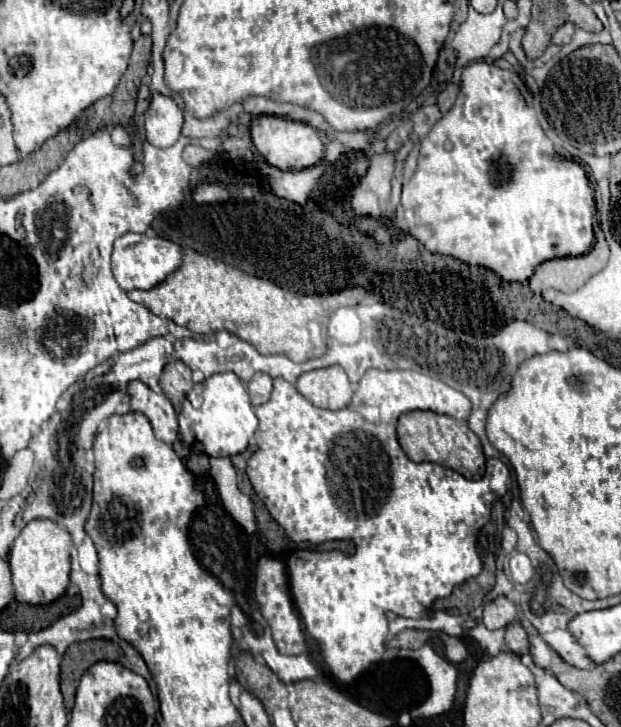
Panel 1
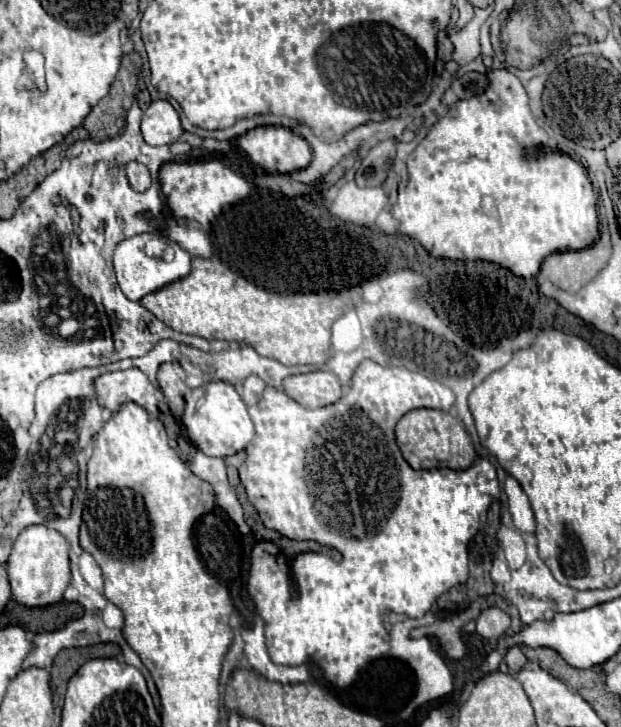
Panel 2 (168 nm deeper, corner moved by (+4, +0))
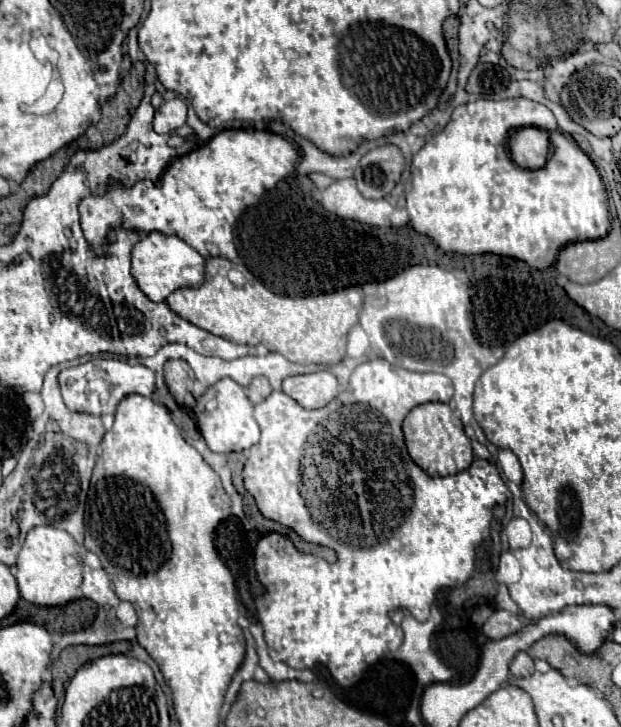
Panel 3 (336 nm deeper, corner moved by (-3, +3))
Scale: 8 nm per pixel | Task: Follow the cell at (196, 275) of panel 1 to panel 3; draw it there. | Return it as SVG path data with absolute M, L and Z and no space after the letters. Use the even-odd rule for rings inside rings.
M209 257L205 263L205 281L201 287L181 287L173 291L165 303L169 309L187 319L189 323L219 335L233 343L245 343L245 345L265 345L269 351L275 351L283 355L285 359L301 365L319 363L319 365L333 365L339 363L345 357L345 341L351 325L357 323L359 315L359 303L355 303L349 297L349 291L341 293L321 293L311 297L287 297L287 295L275 295L269 291L261 281L242 264L236 264L229 259L221 257Z

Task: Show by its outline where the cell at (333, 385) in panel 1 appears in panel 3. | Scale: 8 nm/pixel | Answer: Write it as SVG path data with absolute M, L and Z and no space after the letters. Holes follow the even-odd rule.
M329 371L293 375L283 381L283 391L305 409L319 409L339 395L339 381Z

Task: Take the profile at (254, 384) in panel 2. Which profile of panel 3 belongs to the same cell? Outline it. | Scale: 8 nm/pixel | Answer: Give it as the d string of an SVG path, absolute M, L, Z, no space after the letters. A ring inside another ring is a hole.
M255 377L249 385L247 385L247 397L251 403L261 403L269 393L271 393L271 383L267 377Z

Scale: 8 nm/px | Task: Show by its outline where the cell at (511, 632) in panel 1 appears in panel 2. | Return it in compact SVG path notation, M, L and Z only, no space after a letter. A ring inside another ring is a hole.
M518 646L508 648L504 660L506 660L506 664L508 664L508 668L510 668L512 672L520 672L520 670L524 668L524 664L528 662L528 658L522 654L522 650L520 650Z

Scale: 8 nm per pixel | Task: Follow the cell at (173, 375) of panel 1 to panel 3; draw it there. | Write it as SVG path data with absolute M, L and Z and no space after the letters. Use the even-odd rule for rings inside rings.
M177 359L165 363L165 383L181 407L193 407L195 399L191 395L191 381L195 381L191 367Z

